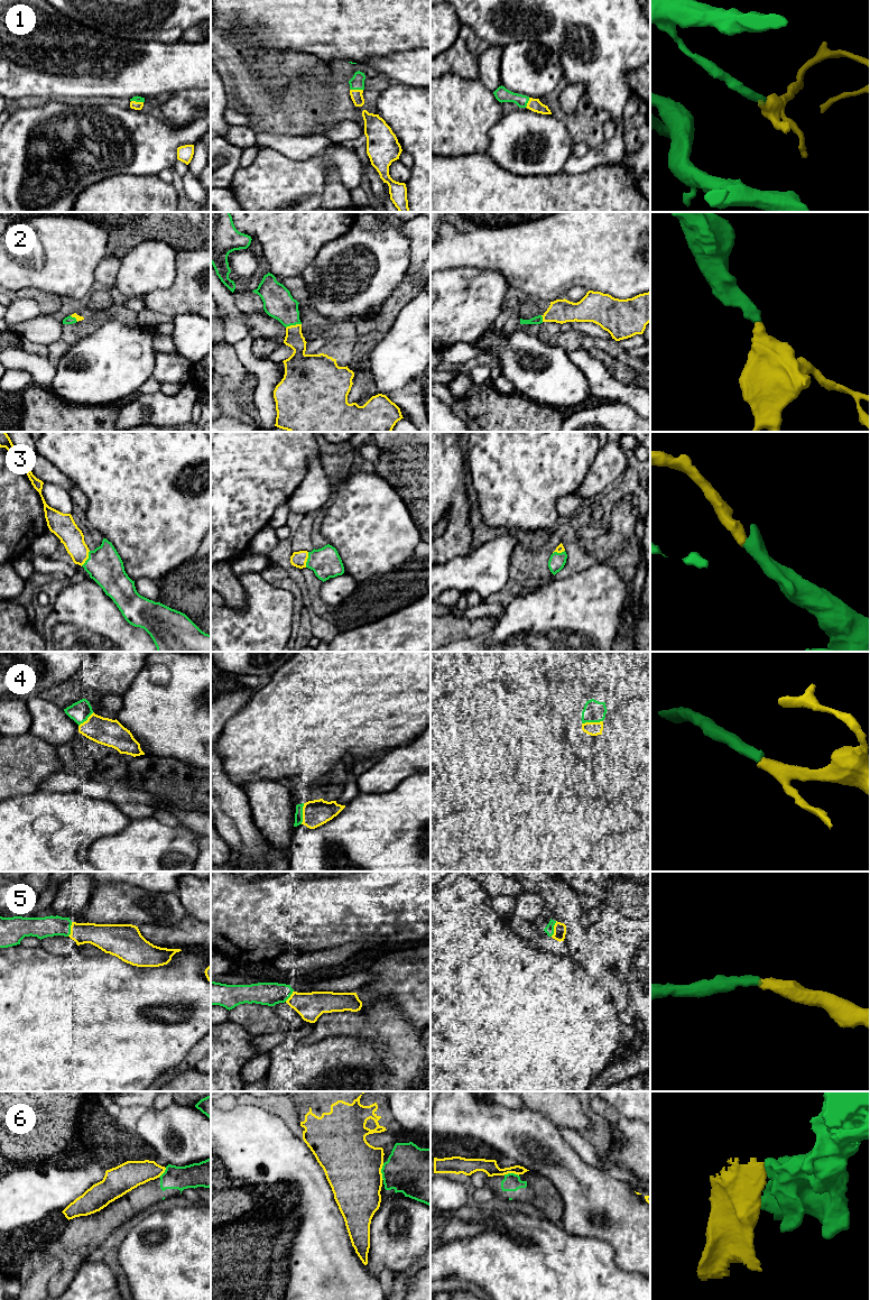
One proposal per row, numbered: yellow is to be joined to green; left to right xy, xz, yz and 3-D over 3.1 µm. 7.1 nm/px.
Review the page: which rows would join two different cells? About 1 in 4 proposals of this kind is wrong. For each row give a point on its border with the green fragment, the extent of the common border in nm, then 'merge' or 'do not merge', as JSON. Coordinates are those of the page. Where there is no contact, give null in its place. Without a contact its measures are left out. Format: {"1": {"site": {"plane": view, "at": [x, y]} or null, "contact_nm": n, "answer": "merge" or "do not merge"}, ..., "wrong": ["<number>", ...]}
{"1": {"site": {"plane": "xz", "at": [357, 89]}, "contact_nm": 90, "answer": "merge"}, "2": {"site": {"plane": "xz", "at": [293, 324]}, "contact_nm": 120, "answer": "merge"}, "3": {"site": {"plane": "xy", "at": [88, 559]}, "contact_nm": 130, "answer": "merge"}, "4": {"site": {"plane": "xz", "at": [302, 813]}, "contact_nm": 150, "answer": "merge"}, "5": {"site": {"plane": "yz", "at": [553, 929]}, "contact_nm": 120, "answer": "merge"}, "6": {"site": {"plane": "xz", "at": [381, 1171]}, "contact_nm": 120, "answer": "do not merge"}, "wrong": ["6"]}

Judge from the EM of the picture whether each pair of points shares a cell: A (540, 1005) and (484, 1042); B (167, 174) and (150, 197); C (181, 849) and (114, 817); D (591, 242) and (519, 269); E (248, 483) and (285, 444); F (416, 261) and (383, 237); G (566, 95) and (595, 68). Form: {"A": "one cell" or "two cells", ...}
{"A": "one cell", "B": "two cells", "C": "two cells", "D": "one cell", "E": "one cell", "F": "two cells", "G": "two cells"}

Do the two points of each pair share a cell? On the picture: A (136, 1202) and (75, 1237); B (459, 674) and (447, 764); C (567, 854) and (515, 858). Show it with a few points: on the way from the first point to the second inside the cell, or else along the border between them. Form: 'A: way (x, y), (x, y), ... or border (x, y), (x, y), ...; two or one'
A: way (121, 1209), (90, 1232); one
B: border (477, 682), (456, 698), (442, 701); two
C: way (554, 854), (528, 854); one

